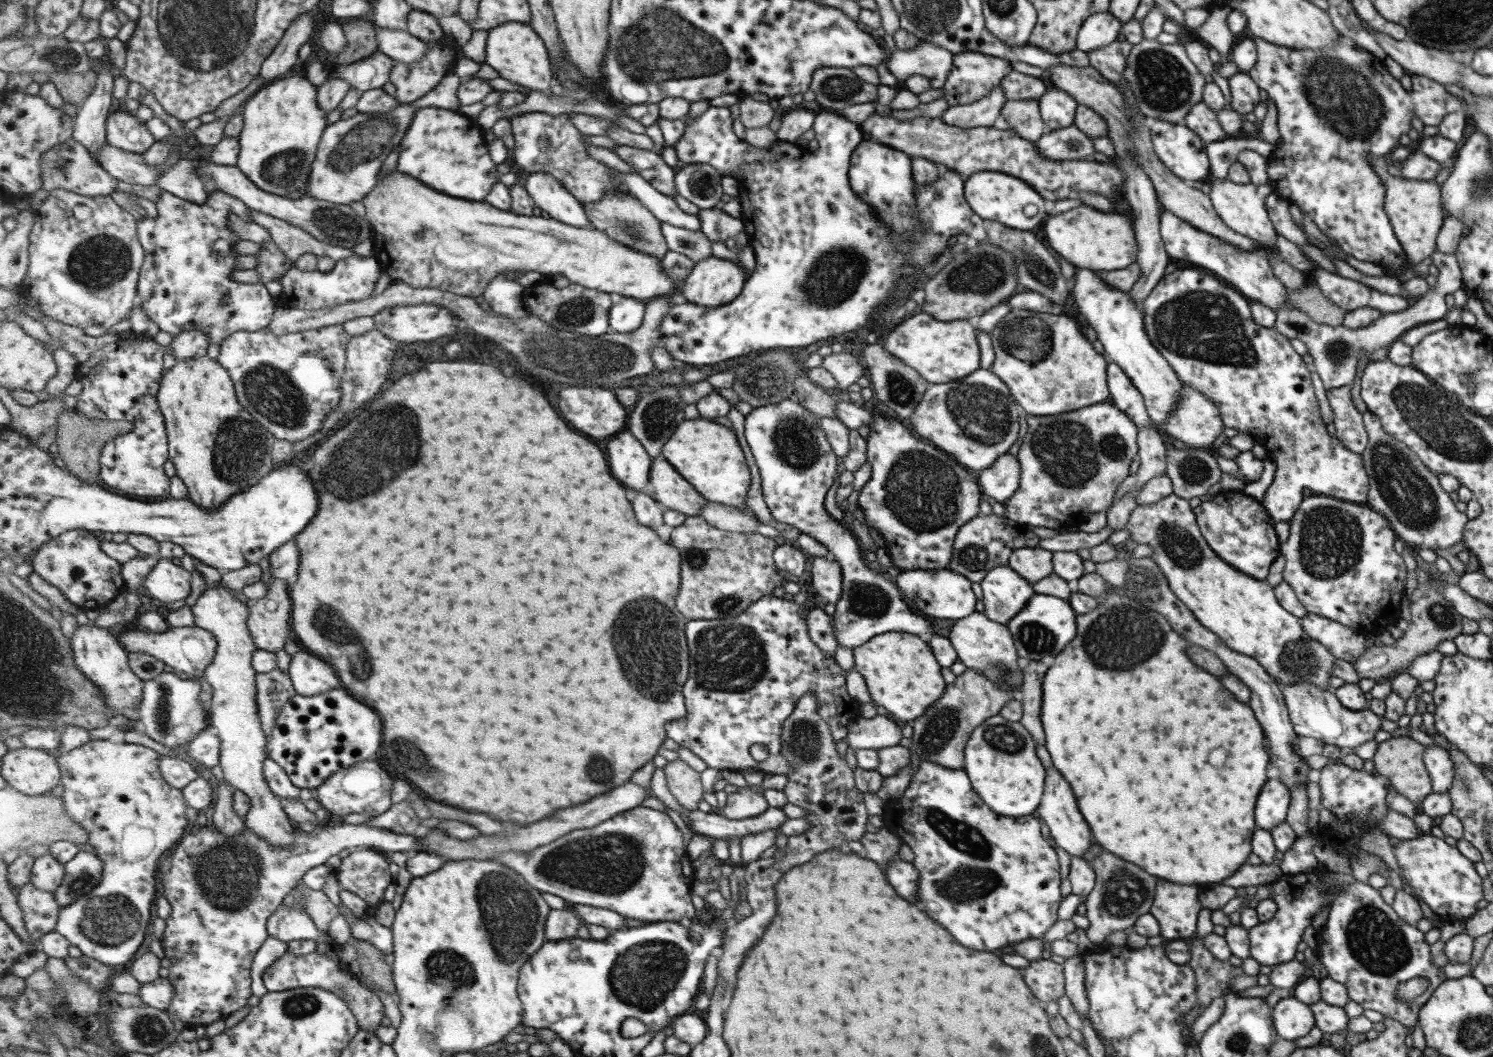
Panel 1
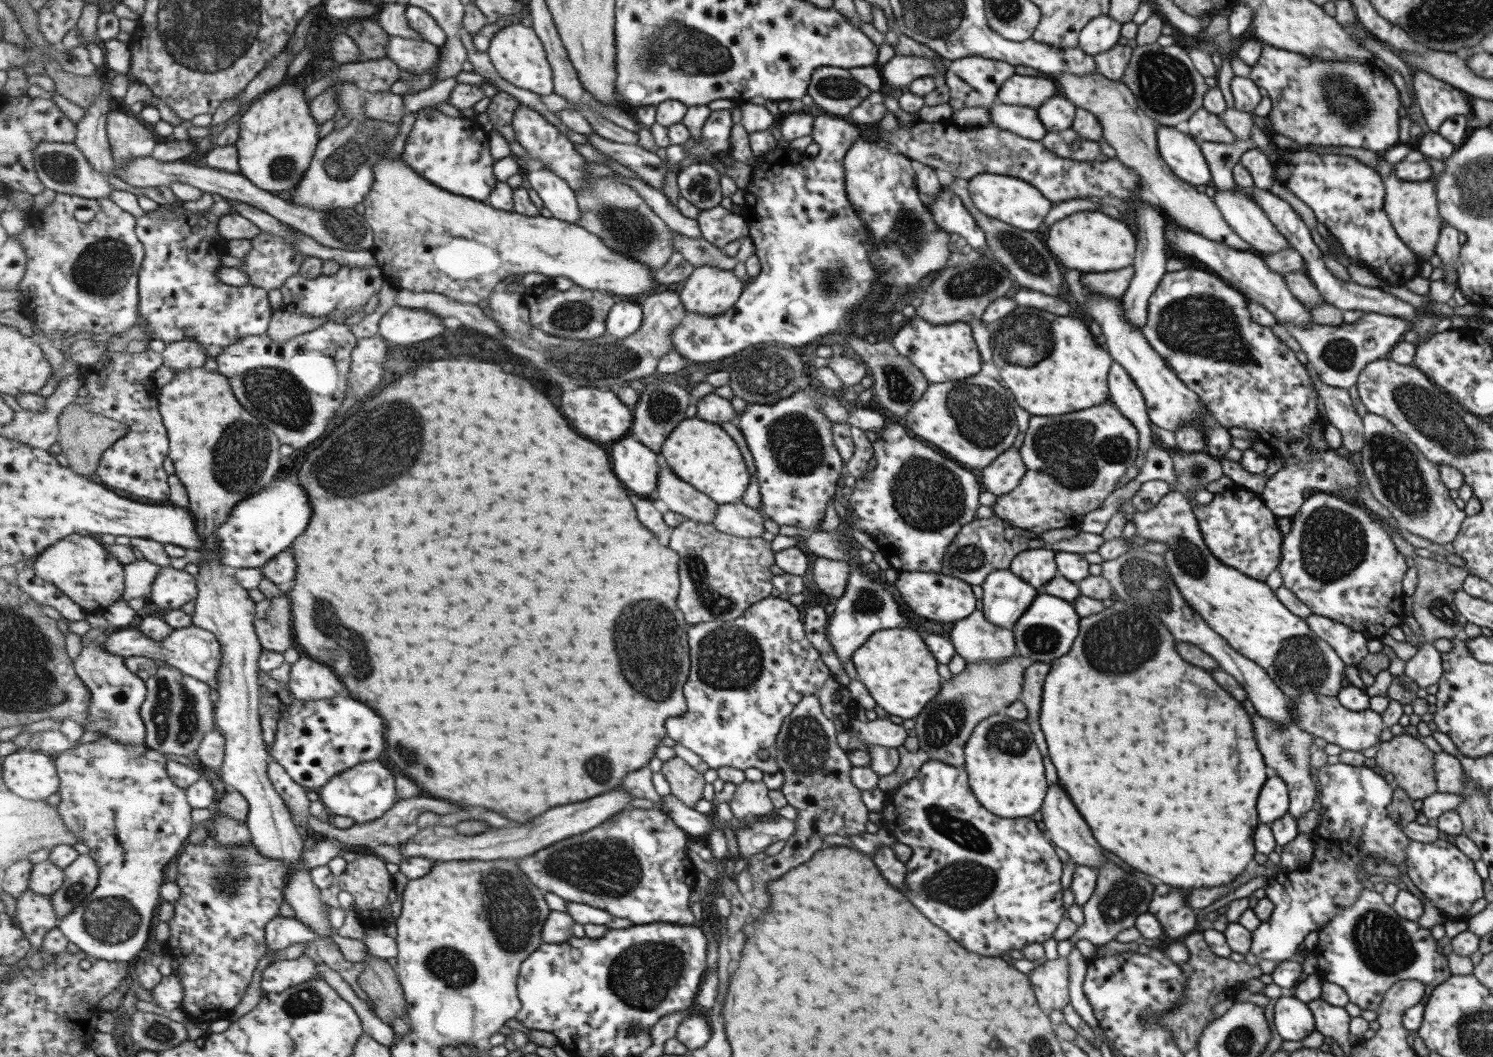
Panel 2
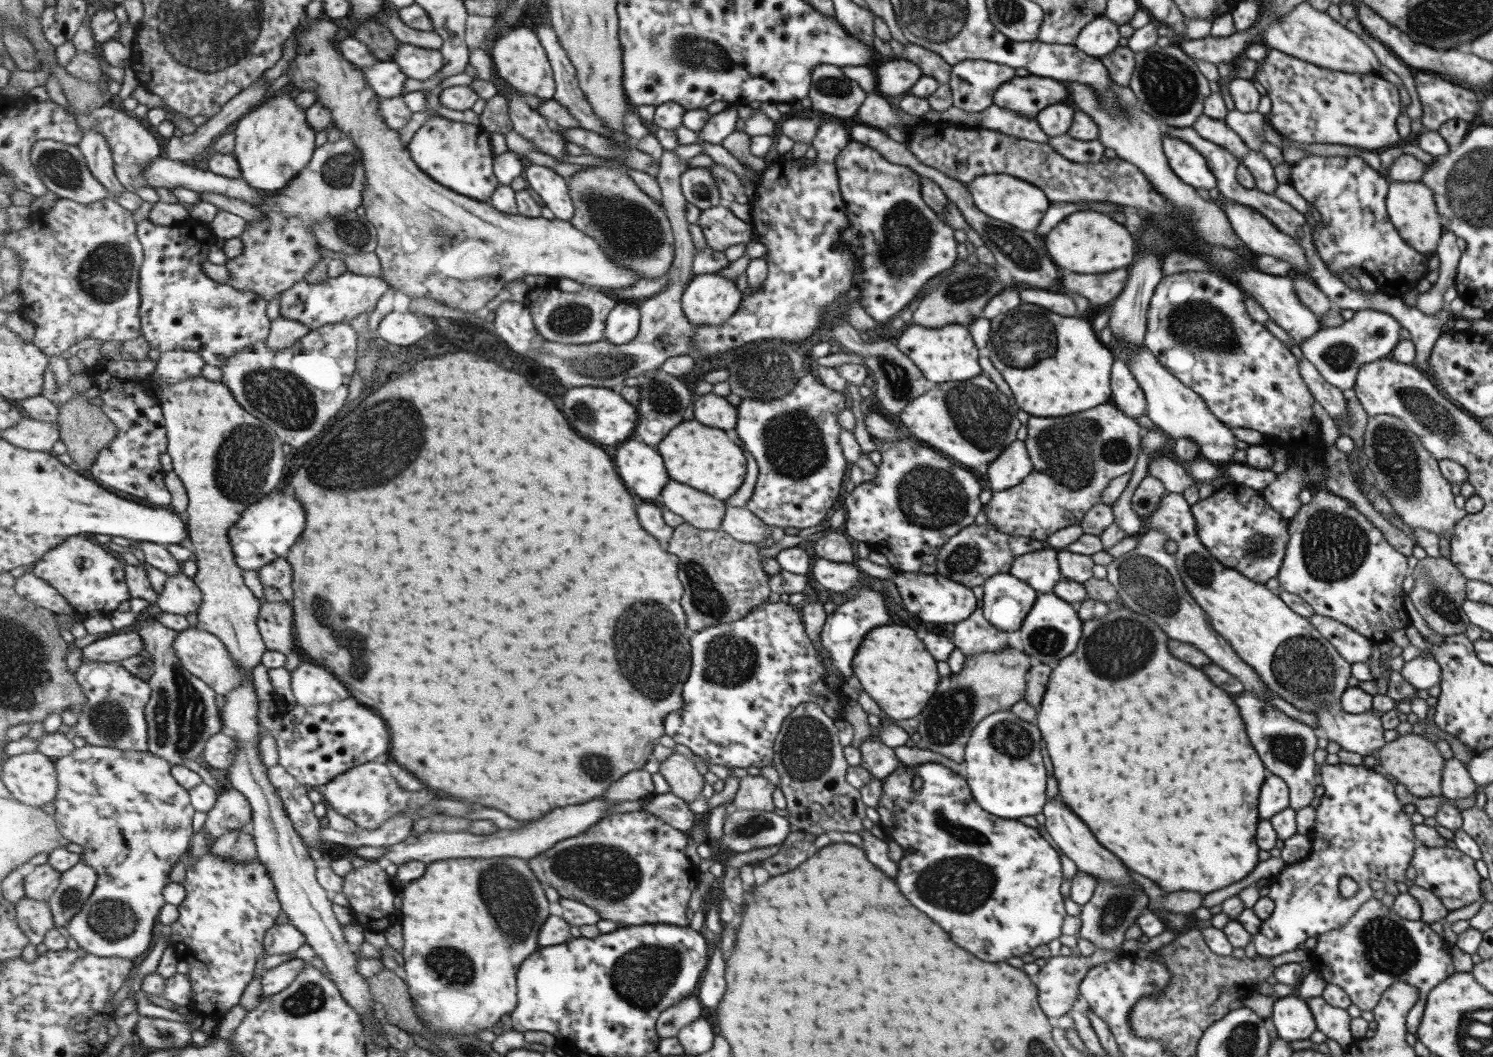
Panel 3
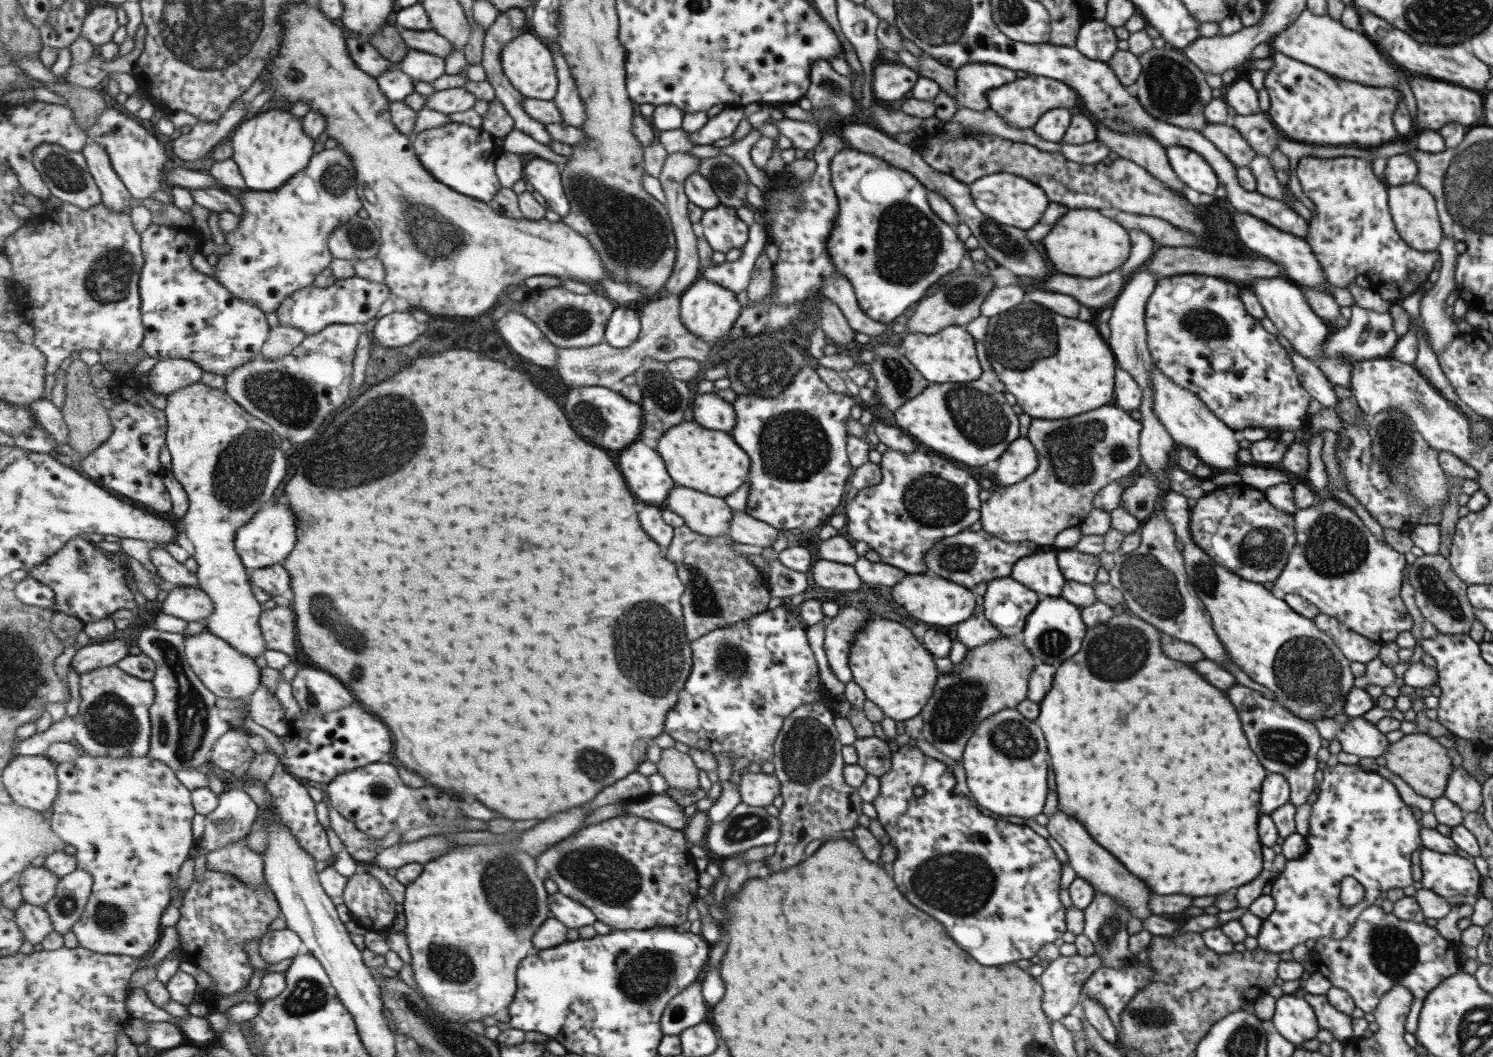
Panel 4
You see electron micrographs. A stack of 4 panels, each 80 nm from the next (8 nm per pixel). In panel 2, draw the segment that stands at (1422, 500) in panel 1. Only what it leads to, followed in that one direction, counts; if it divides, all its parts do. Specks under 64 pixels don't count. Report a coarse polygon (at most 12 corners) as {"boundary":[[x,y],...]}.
{"boundary":[[1366,413],[1361,470],[1400,528],[1448,546],[1466,514],[1438,466]]}

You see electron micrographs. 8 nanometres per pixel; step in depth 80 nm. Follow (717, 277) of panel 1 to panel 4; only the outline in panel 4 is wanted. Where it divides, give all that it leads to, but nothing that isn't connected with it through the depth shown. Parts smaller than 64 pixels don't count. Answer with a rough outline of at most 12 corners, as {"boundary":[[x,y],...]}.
{"boundary":[[700,278],[682,294],[683,324],[722,340],[742,316],[736,295]]}

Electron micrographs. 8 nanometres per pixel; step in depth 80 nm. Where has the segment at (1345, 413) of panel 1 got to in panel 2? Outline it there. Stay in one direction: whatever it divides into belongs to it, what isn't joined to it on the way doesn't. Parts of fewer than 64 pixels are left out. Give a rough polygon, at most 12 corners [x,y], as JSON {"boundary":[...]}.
{"boundary":[[1305,367],[1328,420],[1341,434],[1341,446],[1360,452],[1362,419],[1347,389],[1323,384]]}

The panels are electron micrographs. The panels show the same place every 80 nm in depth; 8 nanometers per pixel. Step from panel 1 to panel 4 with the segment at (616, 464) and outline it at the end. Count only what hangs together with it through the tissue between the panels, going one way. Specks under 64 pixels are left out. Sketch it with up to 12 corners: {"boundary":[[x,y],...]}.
{"boundary":[[640,440],[619,464],[635,496],[665,502],[677,485]]}

